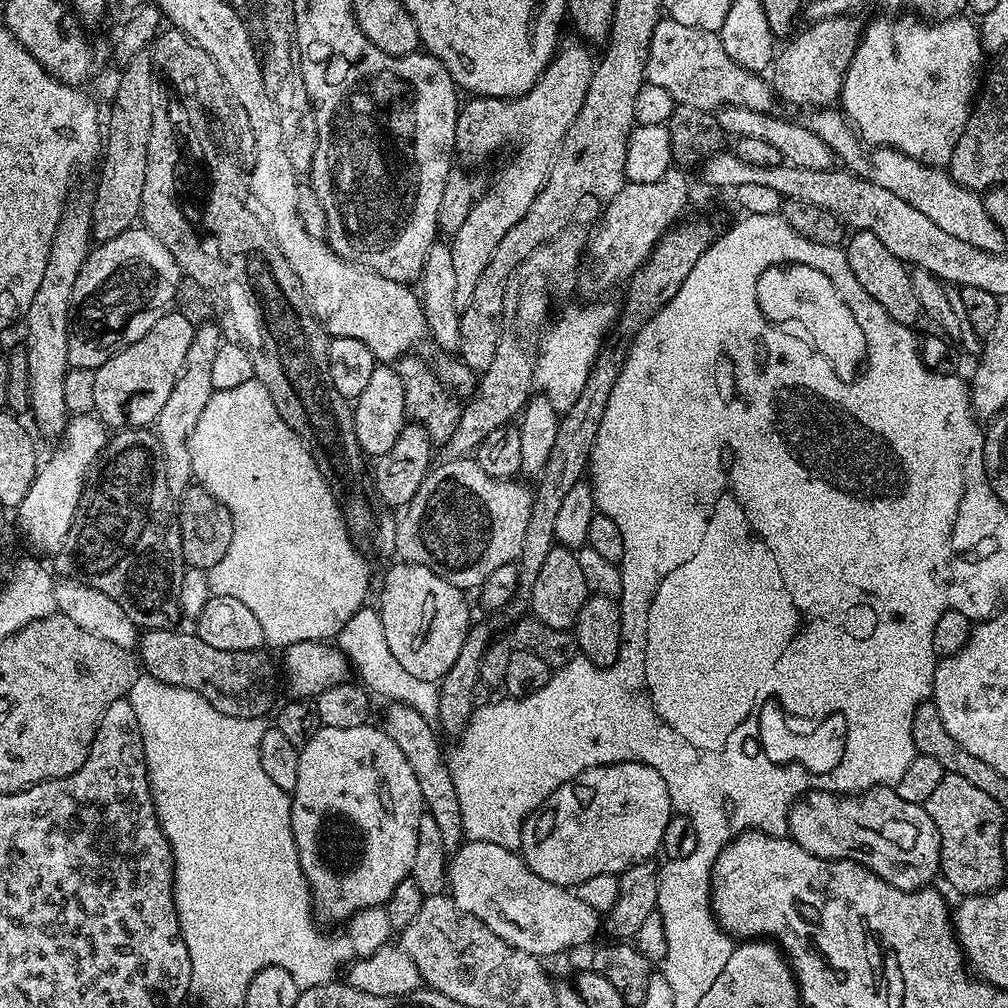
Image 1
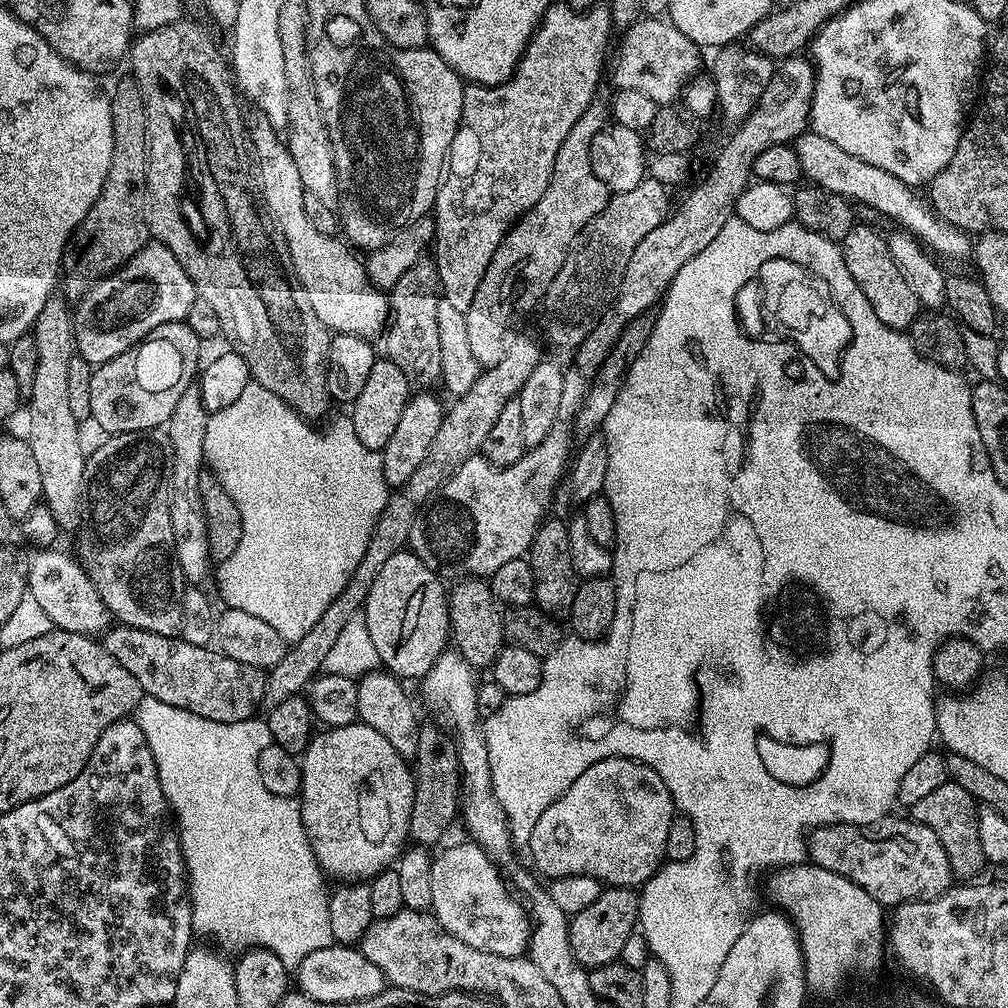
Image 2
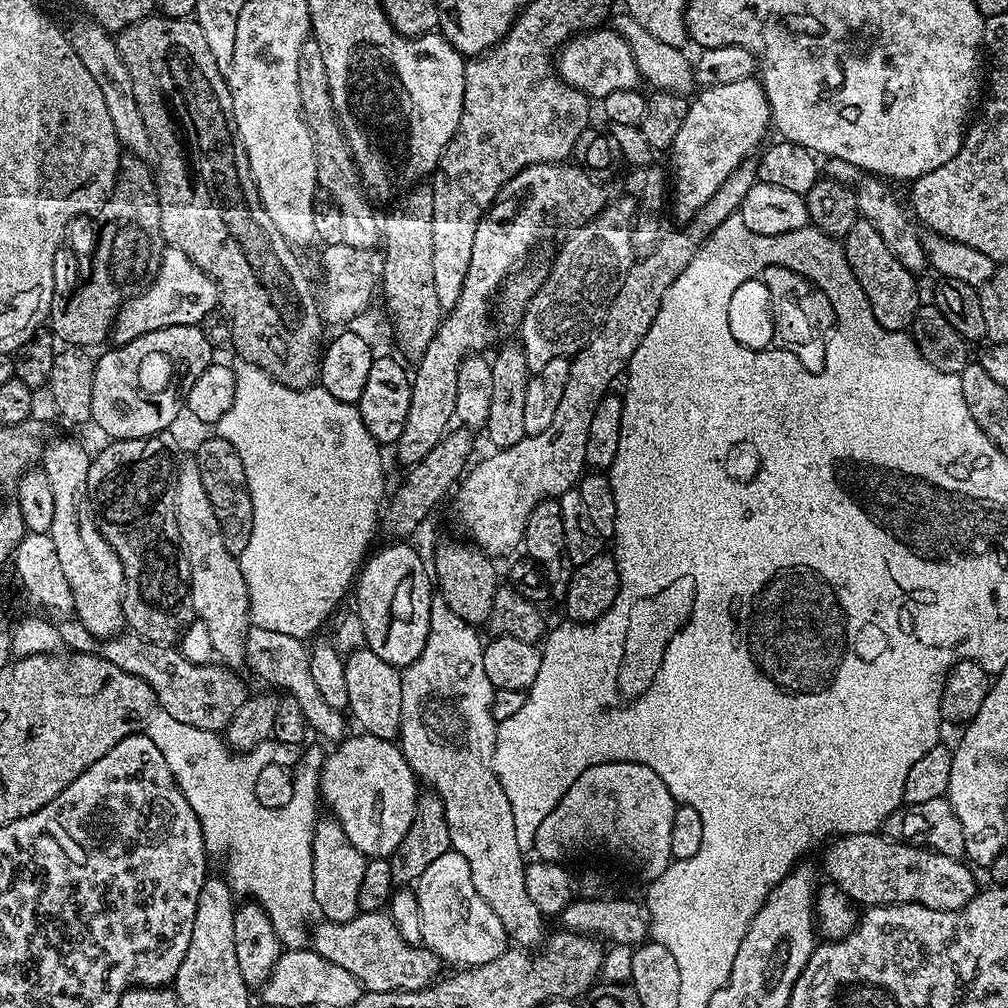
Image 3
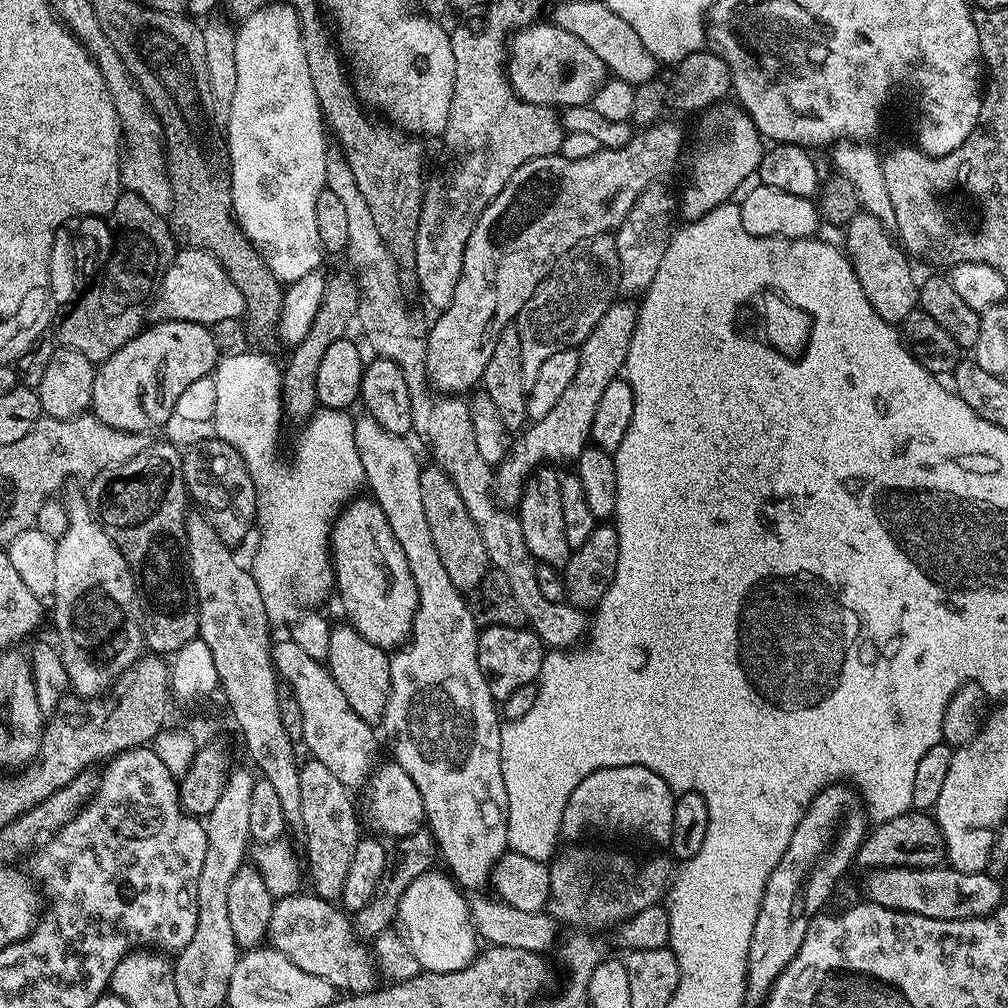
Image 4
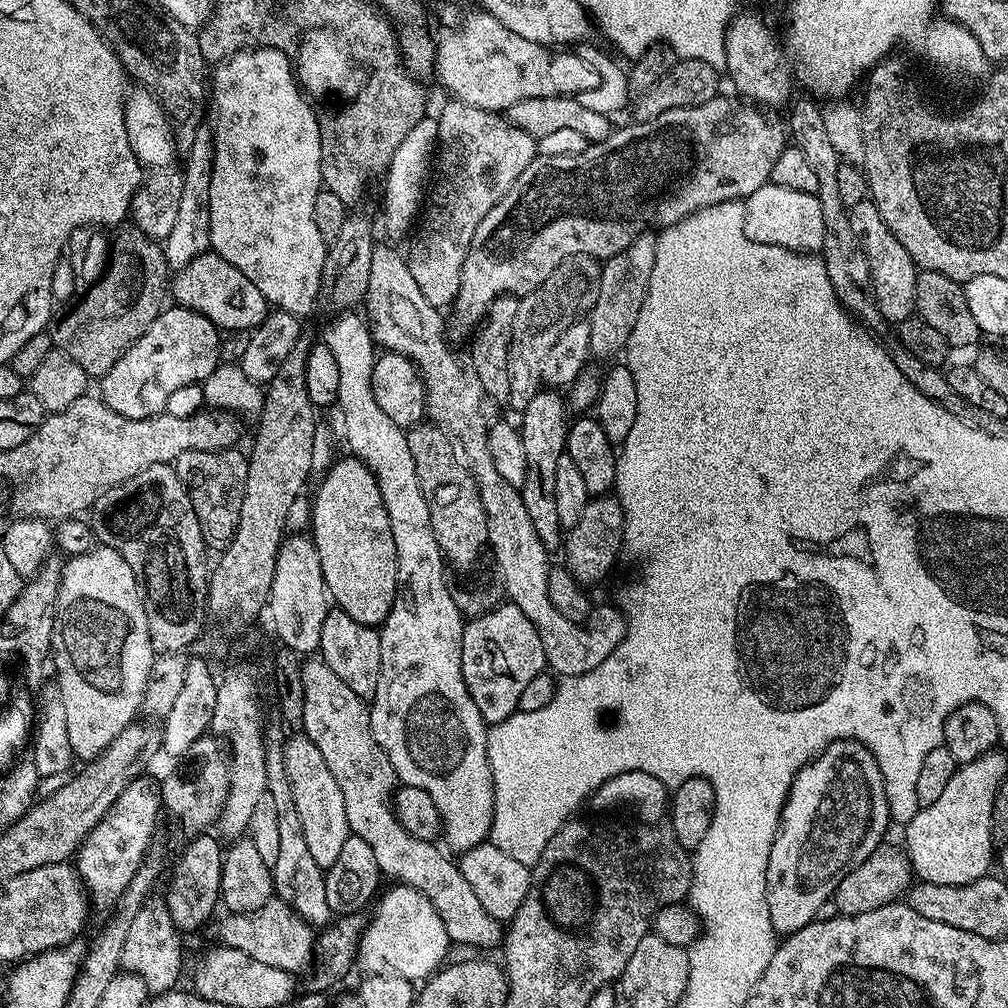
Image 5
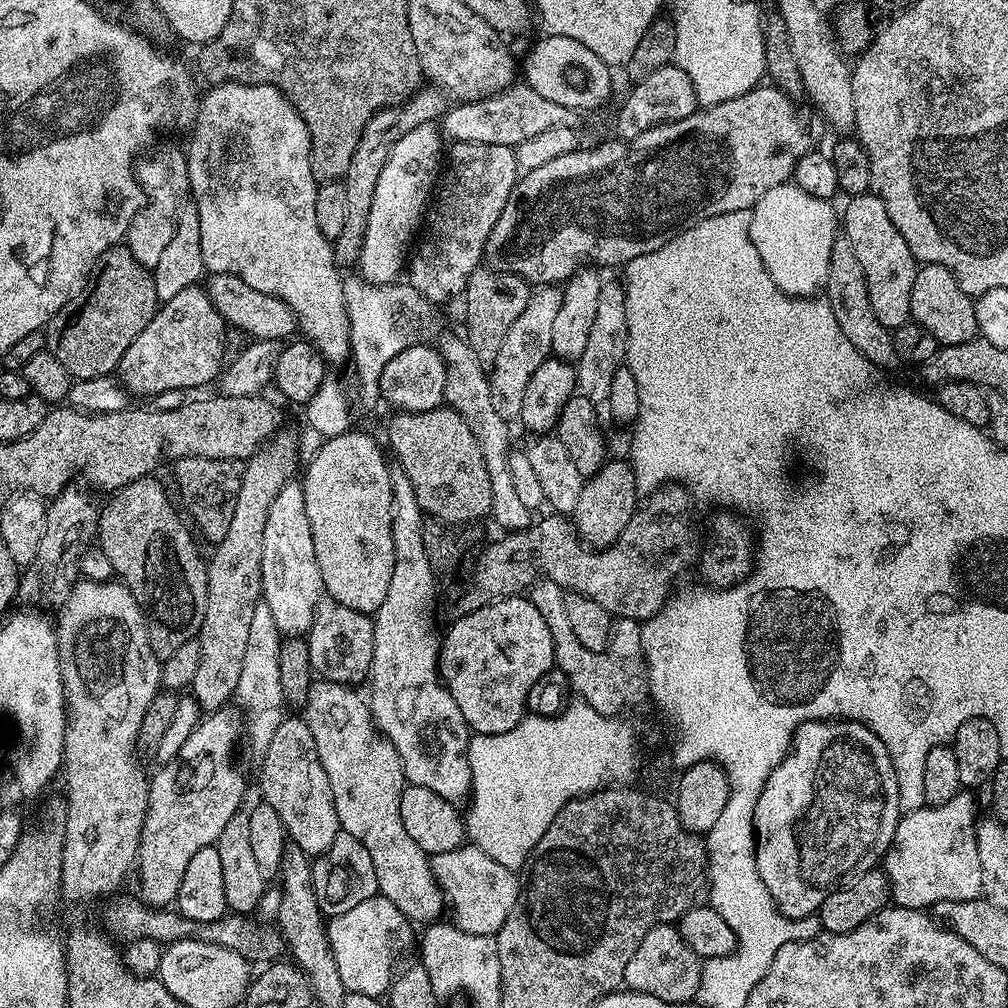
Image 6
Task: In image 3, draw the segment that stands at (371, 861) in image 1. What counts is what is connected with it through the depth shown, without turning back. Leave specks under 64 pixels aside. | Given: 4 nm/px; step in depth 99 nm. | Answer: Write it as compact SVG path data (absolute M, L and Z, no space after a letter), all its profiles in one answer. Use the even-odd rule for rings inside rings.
M349 735L333 747L336 748L333 752L329 751L325 755L324 765L318 769L320 794L323 803L328 803L328 808L332 811L329 813L342 826L346 838L361 854L366 858L388 858L405 837L406 830L410 830L418 795L418 777L406 762L403 752L391 739L359 735Z

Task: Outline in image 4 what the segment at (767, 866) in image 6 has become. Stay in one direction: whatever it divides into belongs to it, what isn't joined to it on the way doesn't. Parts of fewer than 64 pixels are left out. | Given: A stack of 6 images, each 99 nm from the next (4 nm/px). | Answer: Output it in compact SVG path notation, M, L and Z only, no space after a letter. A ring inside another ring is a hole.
M847 783L830 784L815 798L804 811L804 816L794 830L794 838L790 838L790 846L786 846L786 854L774 866L770 878L764 887L762 902L756 910L756 921L752 927L752 937L748 943L748 971L744 986L744 999L749 1005L763 1005L776 979L786 970L786 966L798 954L798 946L802 946L802 938L806 938L808 922L819 904L828 900L828 895L836 888L836 883L844 876L848 867L853 867L856 853L860 851L860 843L870 831L870 821L866 815L866 805L855 787Z

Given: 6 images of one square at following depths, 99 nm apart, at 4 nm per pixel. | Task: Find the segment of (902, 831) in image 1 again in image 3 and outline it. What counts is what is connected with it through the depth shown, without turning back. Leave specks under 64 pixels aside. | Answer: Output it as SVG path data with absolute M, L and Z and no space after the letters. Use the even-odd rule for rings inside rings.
M867 832L836 836L828 846L824 852L827 879L860 906L917 904L939 912L957 912L978 891L973 869L967 863L919 844L906 844L883 834Z

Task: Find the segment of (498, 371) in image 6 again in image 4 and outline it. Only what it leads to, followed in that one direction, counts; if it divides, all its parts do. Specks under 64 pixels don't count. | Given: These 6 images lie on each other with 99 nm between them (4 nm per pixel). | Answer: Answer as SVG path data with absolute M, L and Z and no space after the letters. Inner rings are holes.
M609 234L575 244L556 263L534 294L530 294L526 306L522 306L514 327L520 343L525 385L538 378L538 366L542 366L550 354L558 354L567 348L579 349L594 326L598 326L602 314L606 314L608 307L617 299L620 272L615 240L615 235Z

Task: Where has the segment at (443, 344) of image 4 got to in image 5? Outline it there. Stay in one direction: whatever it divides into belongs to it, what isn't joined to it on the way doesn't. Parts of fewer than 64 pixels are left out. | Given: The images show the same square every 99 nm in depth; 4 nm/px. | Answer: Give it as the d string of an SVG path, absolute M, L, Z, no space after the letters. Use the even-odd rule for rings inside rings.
M718 94L714 98L710 98L710 102L702 102L702 106L671 108L662 114L658 114L658 118L632 122L629 128L617 127L602 142L597 144L589 143L588 148L582 150L582 154L563 156L562 158L537 155L536 159L530 162L530 166L526 166L526 170L522 170L522 174L518 174L518 182L514 182L514 186L510 186L510 190L506 190L506 194L492 207L490 214L486 214L486 218L482 218L482 222L478 222L478 230L474 230L474 238L470 242L466 262L462 264L462 282L458 286L458 294L454 305L456 317L453 320L451 317L451 327L453 324L458 331L470 331L469 333L471 333L487 317L488 307L499 296L515 296L517 298L527 296L538 286L542 286L542 282L546 282L546 278L550 278L550 274L554 274L554 270L558 270L558 266L562 266L568 260L577 256L591 256L605 262L620 251L626 250L634 242L636 236L644 234L648 229L663 230L669 228L671 224L686 219L700 208L743 201L750 194L754 194L754 190L758 190L763 184L769 183L772 179L774 162L778 162L778 156L782 154L782 150L786 147L785 125L783 123L780 125L778 121L771 120L764 113L767 111L761 110L757 105L745 102L735 95L732 96Z

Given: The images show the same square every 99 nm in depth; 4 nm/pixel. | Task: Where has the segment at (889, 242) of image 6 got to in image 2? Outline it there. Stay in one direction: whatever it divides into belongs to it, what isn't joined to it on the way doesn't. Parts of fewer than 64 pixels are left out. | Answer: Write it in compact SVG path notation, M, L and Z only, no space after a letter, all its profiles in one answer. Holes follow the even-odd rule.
M853 223L850 234L839 241L842 254L846 258L846 270L850 270L850 278L858 282L858 290L866 294L866 302L876 319L884 323L884 327L893 330L911 329L916 317L921 315L922 307L910 287L906 286L906 278L894 264L890 256L887 239L881 237L868 224Z

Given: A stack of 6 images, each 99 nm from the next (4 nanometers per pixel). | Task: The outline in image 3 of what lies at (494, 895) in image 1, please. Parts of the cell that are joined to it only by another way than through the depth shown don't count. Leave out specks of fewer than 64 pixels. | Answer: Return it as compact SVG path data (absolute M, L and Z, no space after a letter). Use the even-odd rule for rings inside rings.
M449 851L440 858L430 863L423 870L420 879L414 884L416 893L418 914L421 918L419 939L423 947L434 955L440 957L441 961L452 964L464 964L460 966L479 966L498 958L506 950L506 937L502 922L498 922L498 914L486 906L482 894L474 890L474 880L470 878L470 866L462 854Z

